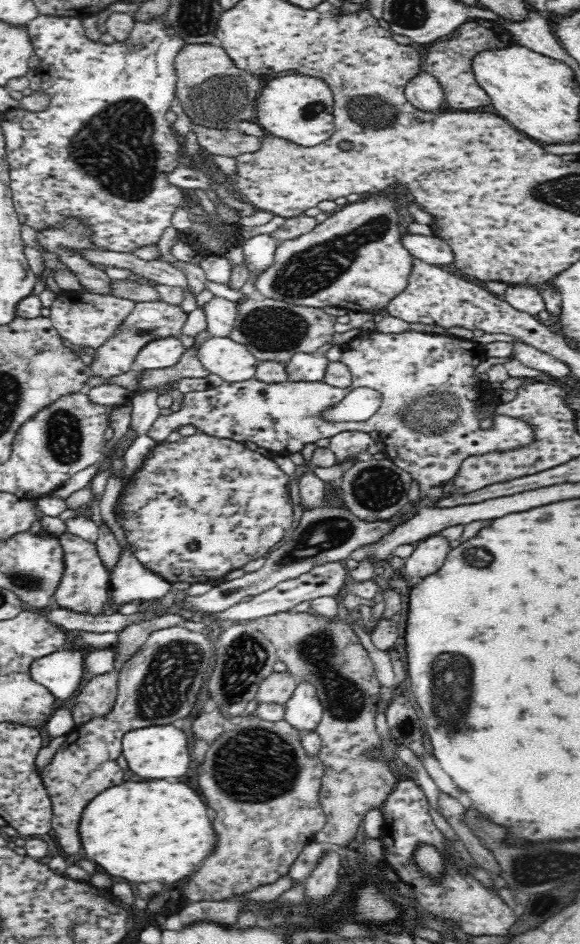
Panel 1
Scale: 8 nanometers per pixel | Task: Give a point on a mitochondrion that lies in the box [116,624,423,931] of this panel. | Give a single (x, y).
(255, 765)

